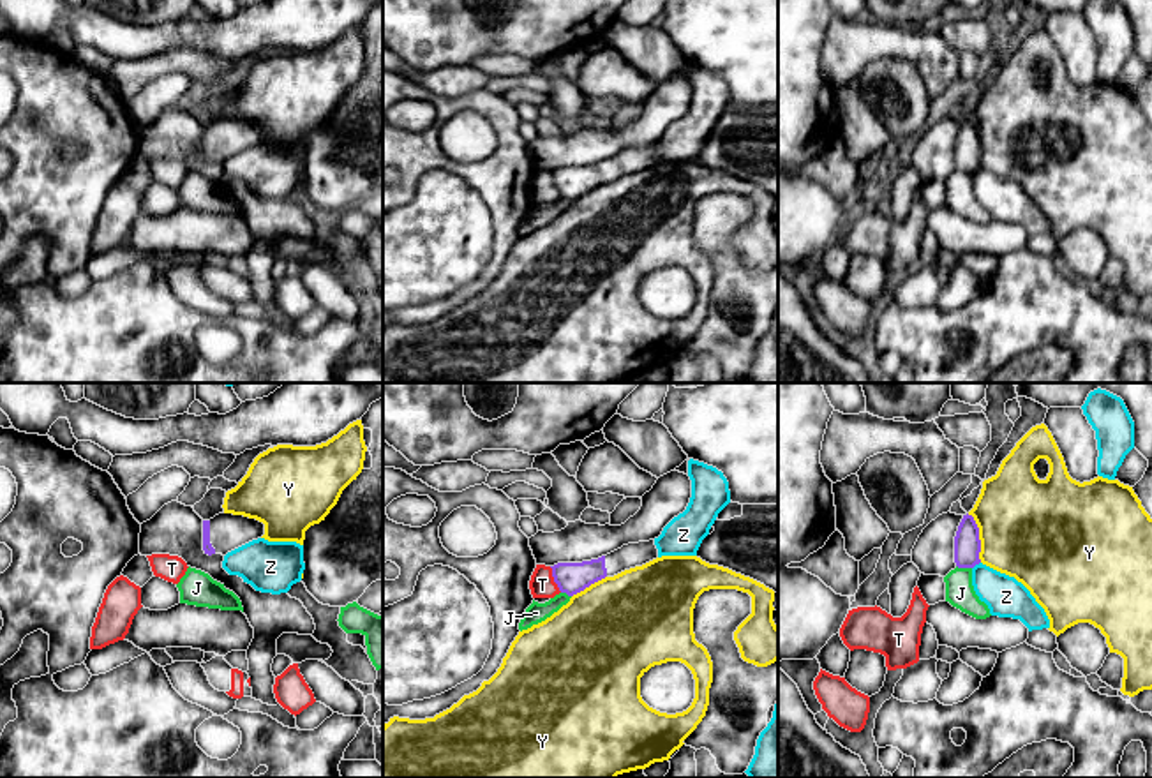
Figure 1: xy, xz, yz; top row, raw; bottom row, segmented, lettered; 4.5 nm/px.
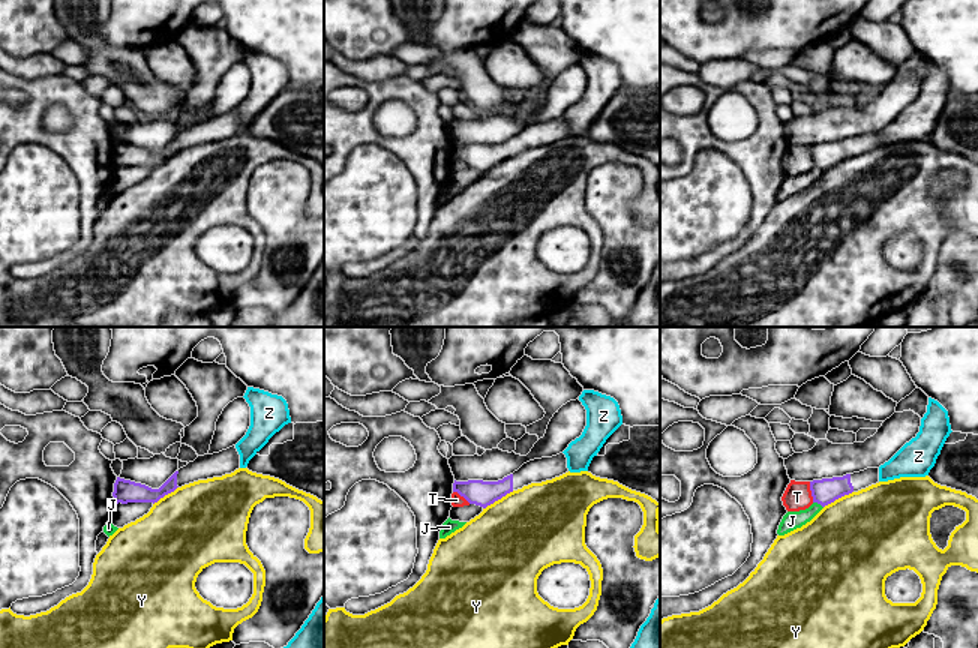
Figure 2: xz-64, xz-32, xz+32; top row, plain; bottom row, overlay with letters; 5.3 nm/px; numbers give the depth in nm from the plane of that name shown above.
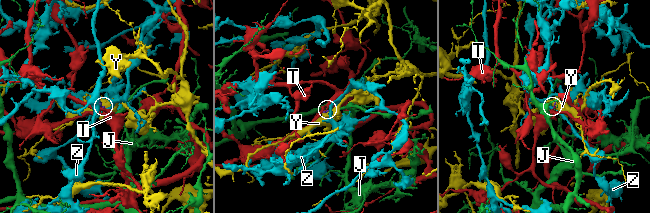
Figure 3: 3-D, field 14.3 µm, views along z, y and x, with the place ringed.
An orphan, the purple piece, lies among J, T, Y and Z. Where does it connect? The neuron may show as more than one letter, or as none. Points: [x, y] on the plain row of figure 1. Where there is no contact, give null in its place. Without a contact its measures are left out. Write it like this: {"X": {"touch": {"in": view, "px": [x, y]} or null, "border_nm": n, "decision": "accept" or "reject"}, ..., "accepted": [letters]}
{"J": {"touch": {"in": "yz", "px": [964, 172]}, "border_nm": 70, "decision": "reject"}, "T": {"touch": {"in": "xz", "px": [554, 184]}, "border_nm": 130, "decision": "reject"}, "Y": {"touch": {"in": "yz", "px": [978, 142]}, "border_nm": 240, "decision": "reject"}, "Z": {"touch": {"in": "yz", "px": [976, 168]}, "border_nm": 50, "decision": "reject"}, "accepted": []}

